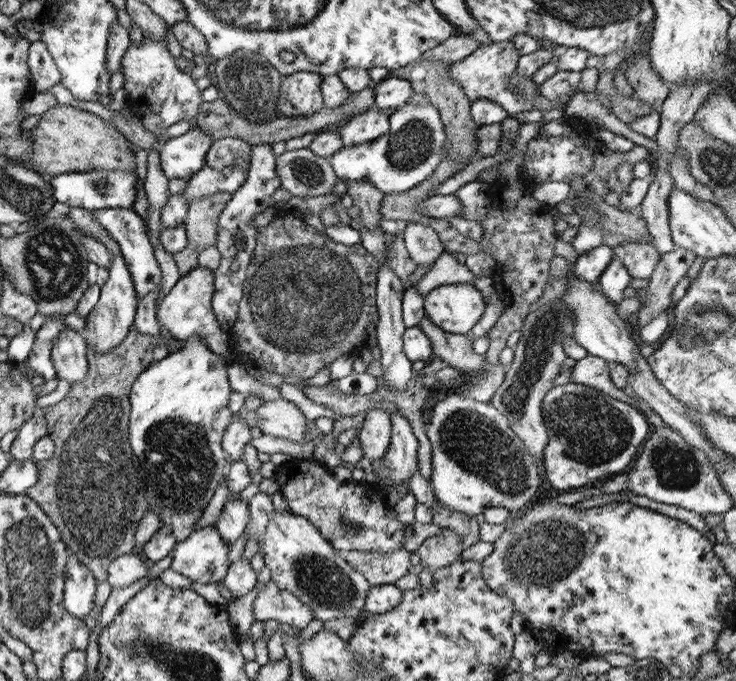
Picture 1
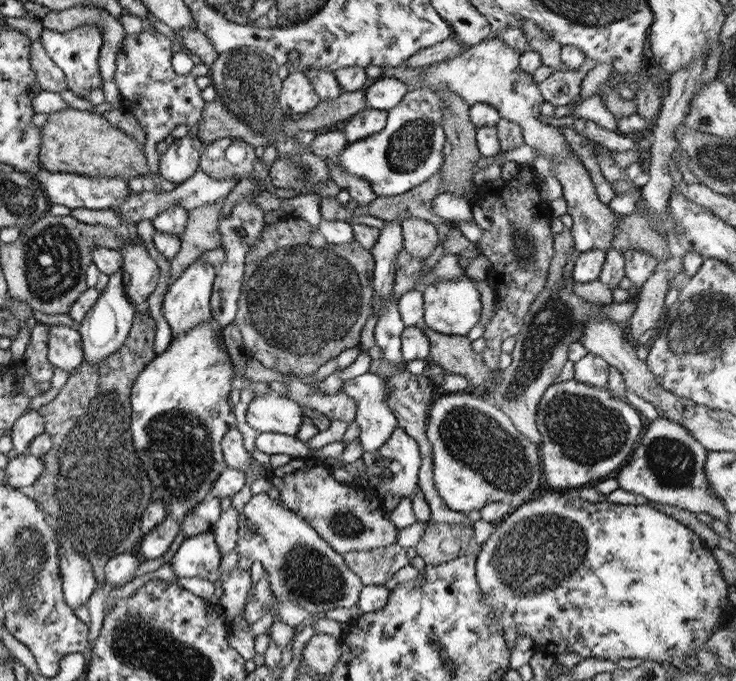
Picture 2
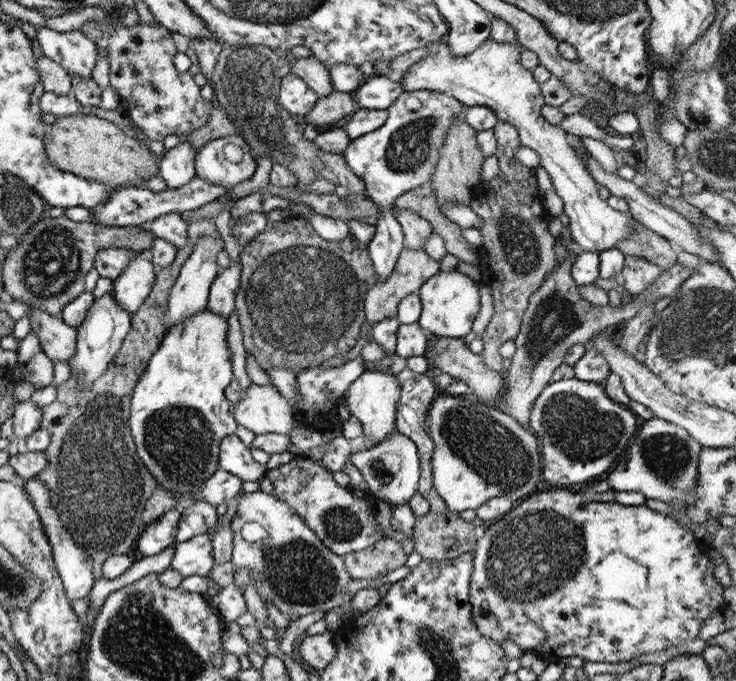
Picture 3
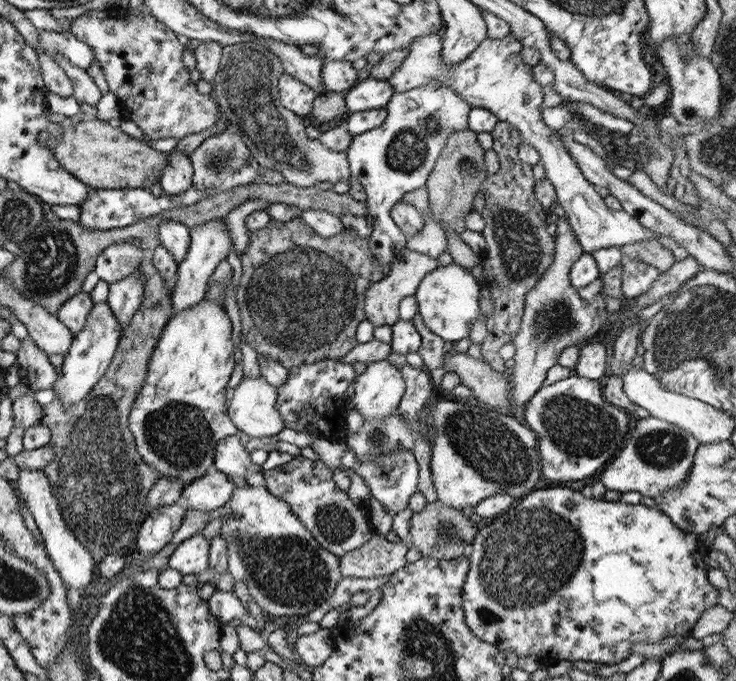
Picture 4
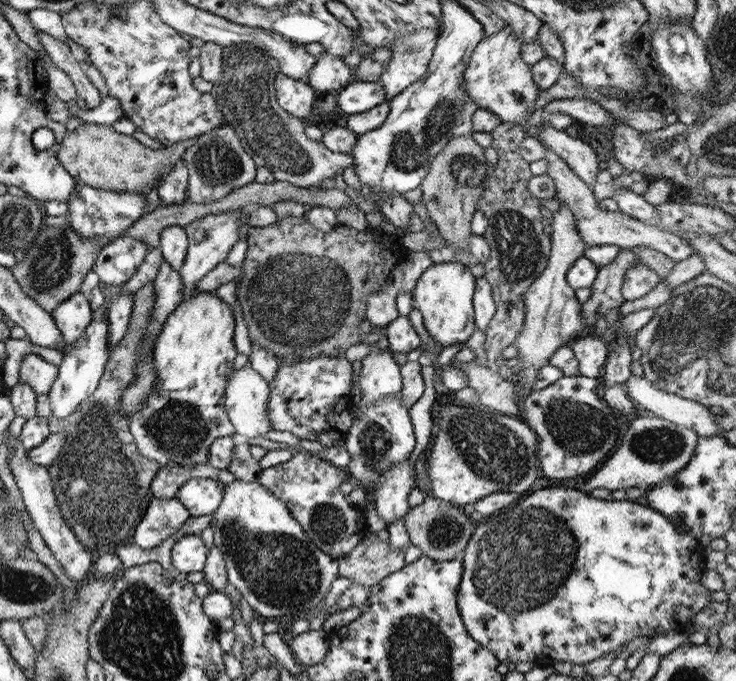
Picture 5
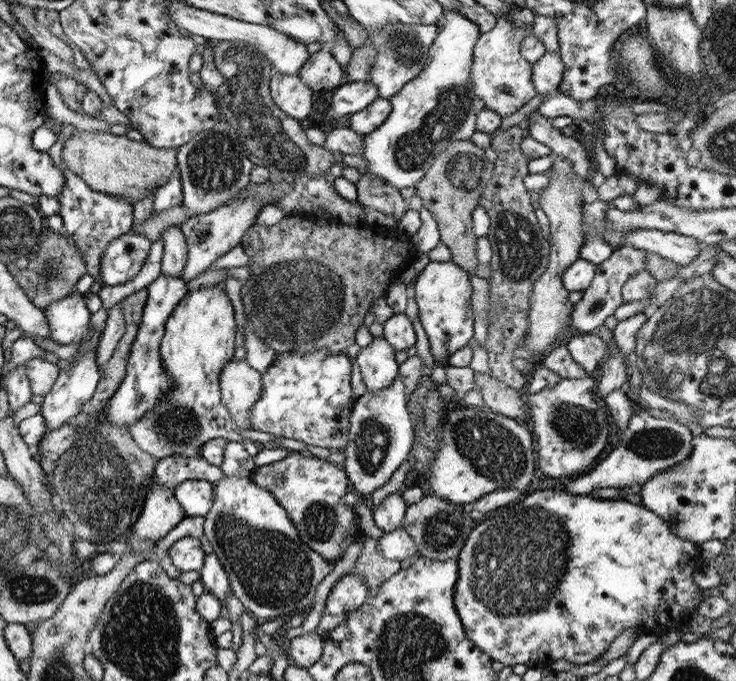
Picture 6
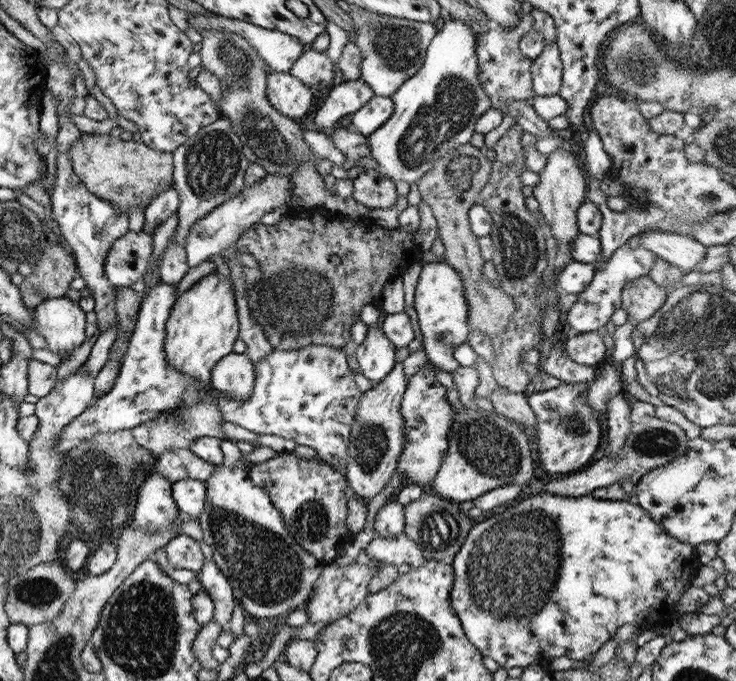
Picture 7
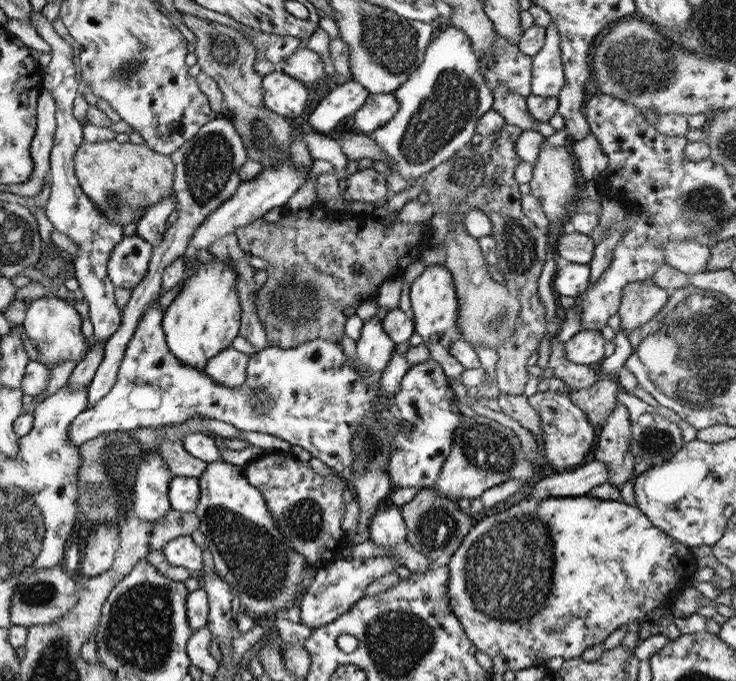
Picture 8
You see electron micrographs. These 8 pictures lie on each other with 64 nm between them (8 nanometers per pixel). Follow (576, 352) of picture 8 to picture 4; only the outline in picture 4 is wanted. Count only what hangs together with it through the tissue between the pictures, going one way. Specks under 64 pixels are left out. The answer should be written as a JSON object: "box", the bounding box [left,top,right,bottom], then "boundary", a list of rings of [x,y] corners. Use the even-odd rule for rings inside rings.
{"box":[573,342,607,380],"boundary":[[[586,342],[578,345],[578,359],[573,374],[591,380],[604,380],[607,352],[600,343]]]}

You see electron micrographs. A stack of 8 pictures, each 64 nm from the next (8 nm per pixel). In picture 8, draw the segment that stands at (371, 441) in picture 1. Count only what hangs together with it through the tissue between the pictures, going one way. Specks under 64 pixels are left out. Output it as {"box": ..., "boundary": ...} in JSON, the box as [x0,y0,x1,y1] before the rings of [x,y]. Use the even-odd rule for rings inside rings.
{"box":[355,316,394,374],"boundary":[[[372,316],[362,321],[360,333],[355,340],[355,352],[361,364],[371,374],[382,372],[394,348],[394,342],[383,330],[381,321]]]}

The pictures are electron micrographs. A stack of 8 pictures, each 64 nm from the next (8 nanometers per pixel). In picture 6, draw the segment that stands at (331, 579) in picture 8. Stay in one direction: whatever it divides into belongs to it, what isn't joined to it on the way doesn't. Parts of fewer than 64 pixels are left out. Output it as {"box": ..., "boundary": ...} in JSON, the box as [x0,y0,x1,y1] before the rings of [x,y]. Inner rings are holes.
{"box":[323,574,368,616],"boundary":[[[343,574],[329,590],[323,604],[325,615],[339,616],[343,612],[354,611],[367,598],[368,588],[363,586],[359,576]]]}

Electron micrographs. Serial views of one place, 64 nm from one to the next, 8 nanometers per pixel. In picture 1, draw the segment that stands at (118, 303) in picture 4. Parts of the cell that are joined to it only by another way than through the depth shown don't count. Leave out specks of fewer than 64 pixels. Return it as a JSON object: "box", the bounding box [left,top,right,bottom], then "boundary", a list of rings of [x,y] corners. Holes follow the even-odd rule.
{"box":[90,208,160,299],"boundary":[[[106,208],[92,210],[90,214],[93,220],[109,233],[119,247],[123,262],[127,265],[129,276],[132,280],[132,287],[137,299],[149,294],[160,282],[160,271],[153,257],[151,245],[141,217],[132,208]]]}

